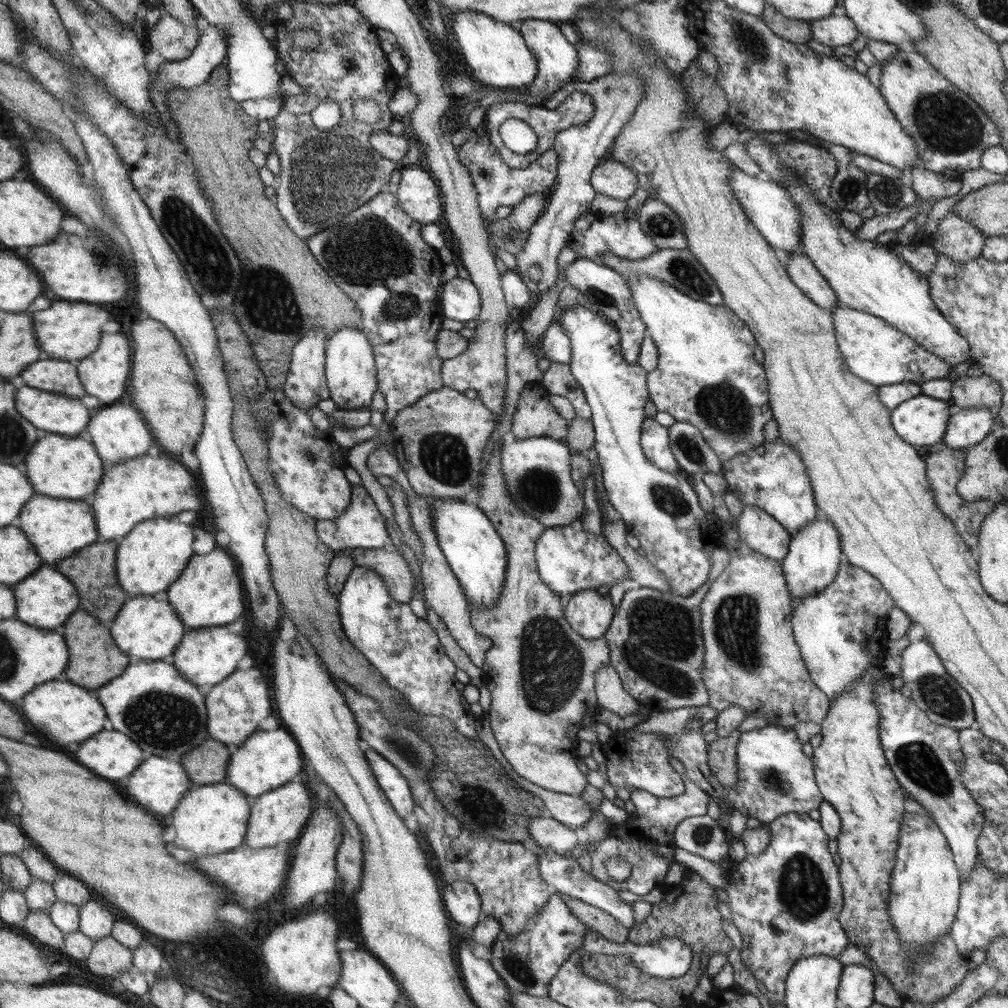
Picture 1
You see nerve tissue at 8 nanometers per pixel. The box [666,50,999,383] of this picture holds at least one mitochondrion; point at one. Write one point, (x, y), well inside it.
(950, 125)

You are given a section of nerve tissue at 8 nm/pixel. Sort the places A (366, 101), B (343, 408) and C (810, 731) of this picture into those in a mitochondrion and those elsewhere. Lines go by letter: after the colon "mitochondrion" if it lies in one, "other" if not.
A: other
B: other
C: other

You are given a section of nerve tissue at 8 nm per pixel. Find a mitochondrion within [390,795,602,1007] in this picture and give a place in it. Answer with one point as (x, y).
(517, 964)

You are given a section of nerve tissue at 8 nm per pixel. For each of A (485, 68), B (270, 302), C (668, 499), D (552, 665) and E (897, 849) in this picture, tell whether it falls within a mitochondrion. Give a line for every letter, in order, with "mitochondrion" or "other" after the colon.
A: other
B: mitochondrion
C: mitochondrion
D: mitochondrion
E: other

